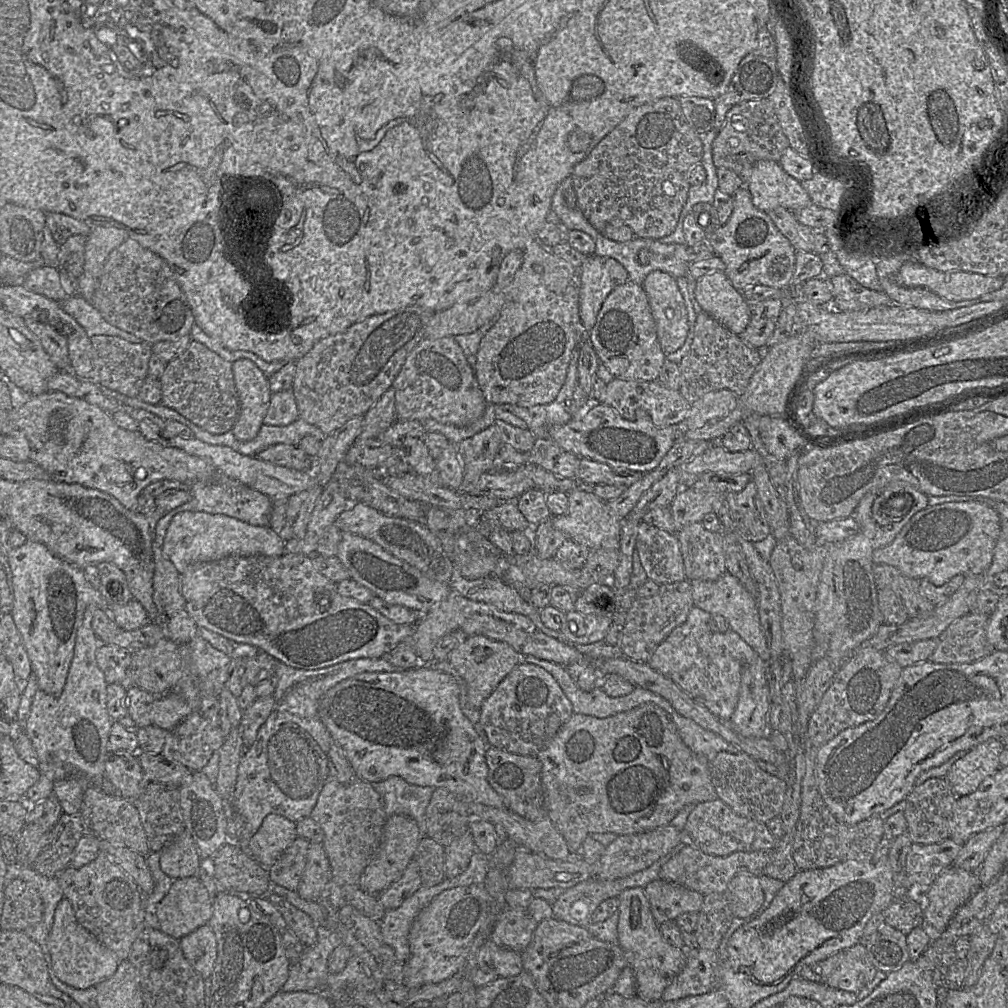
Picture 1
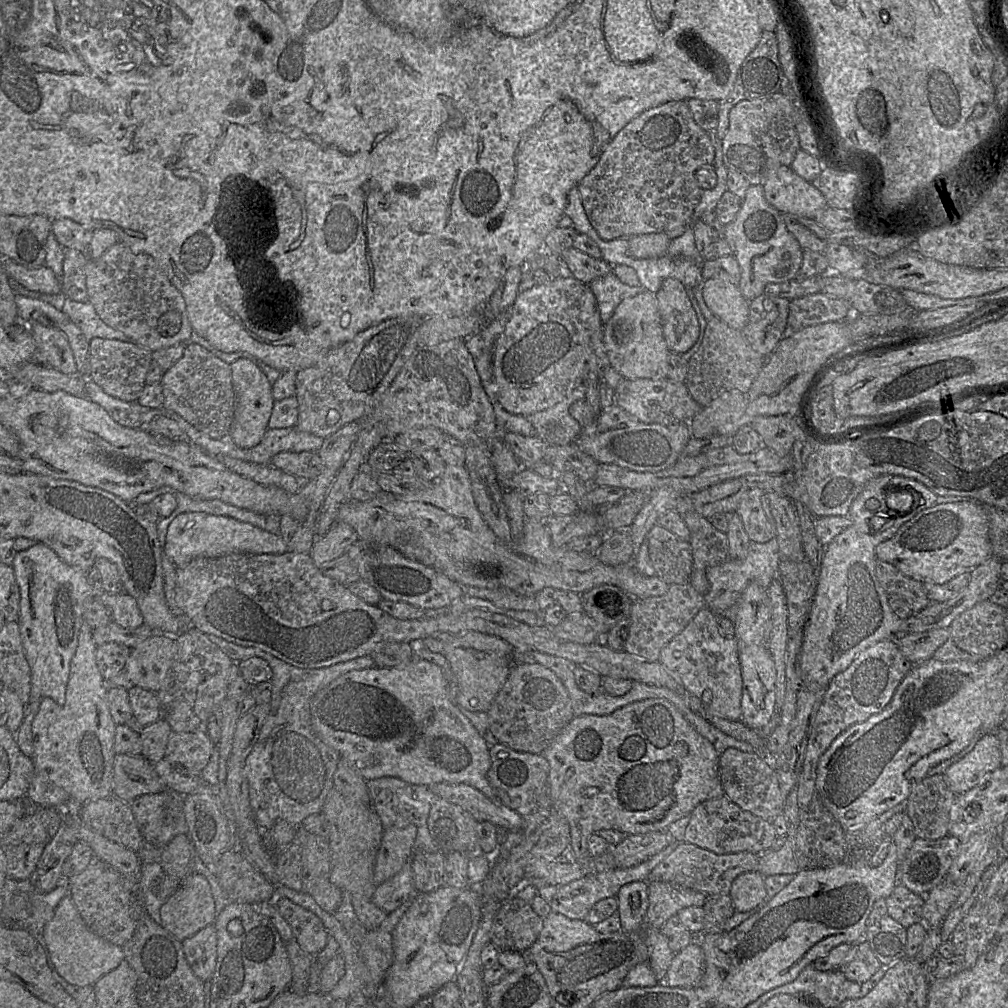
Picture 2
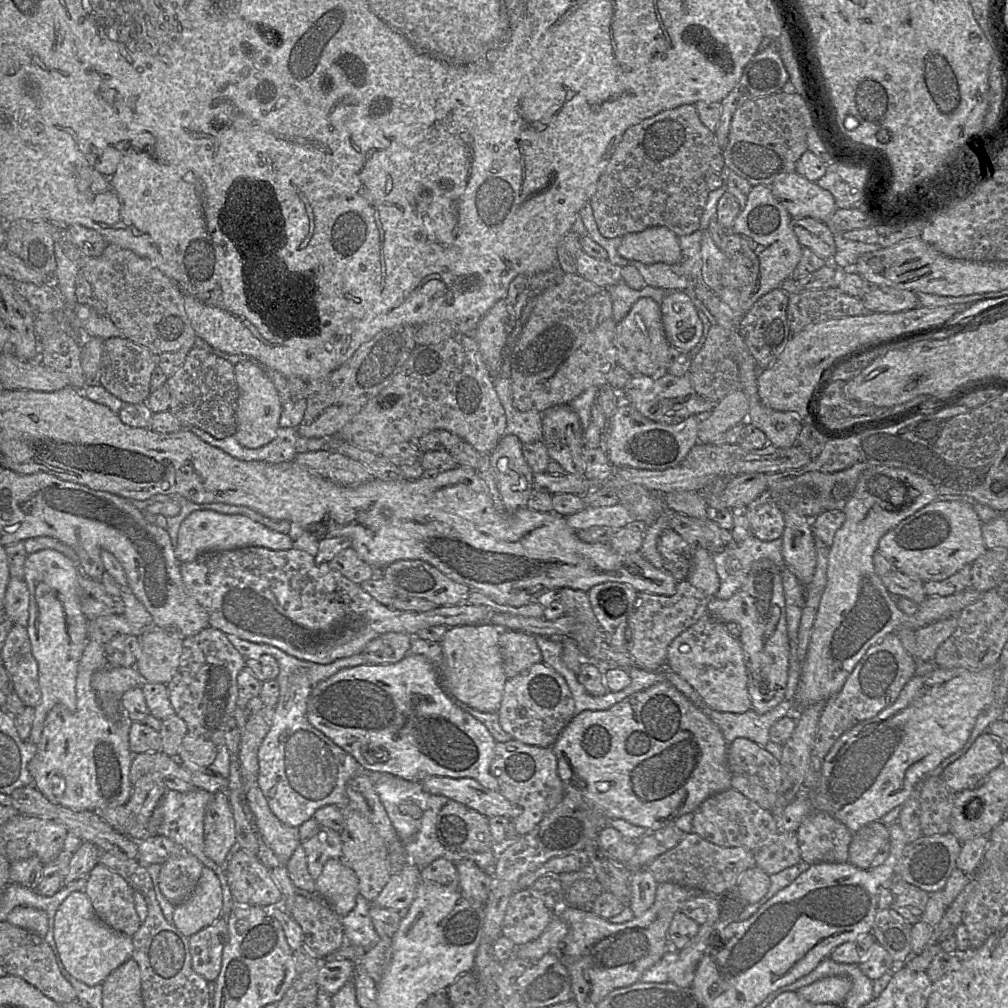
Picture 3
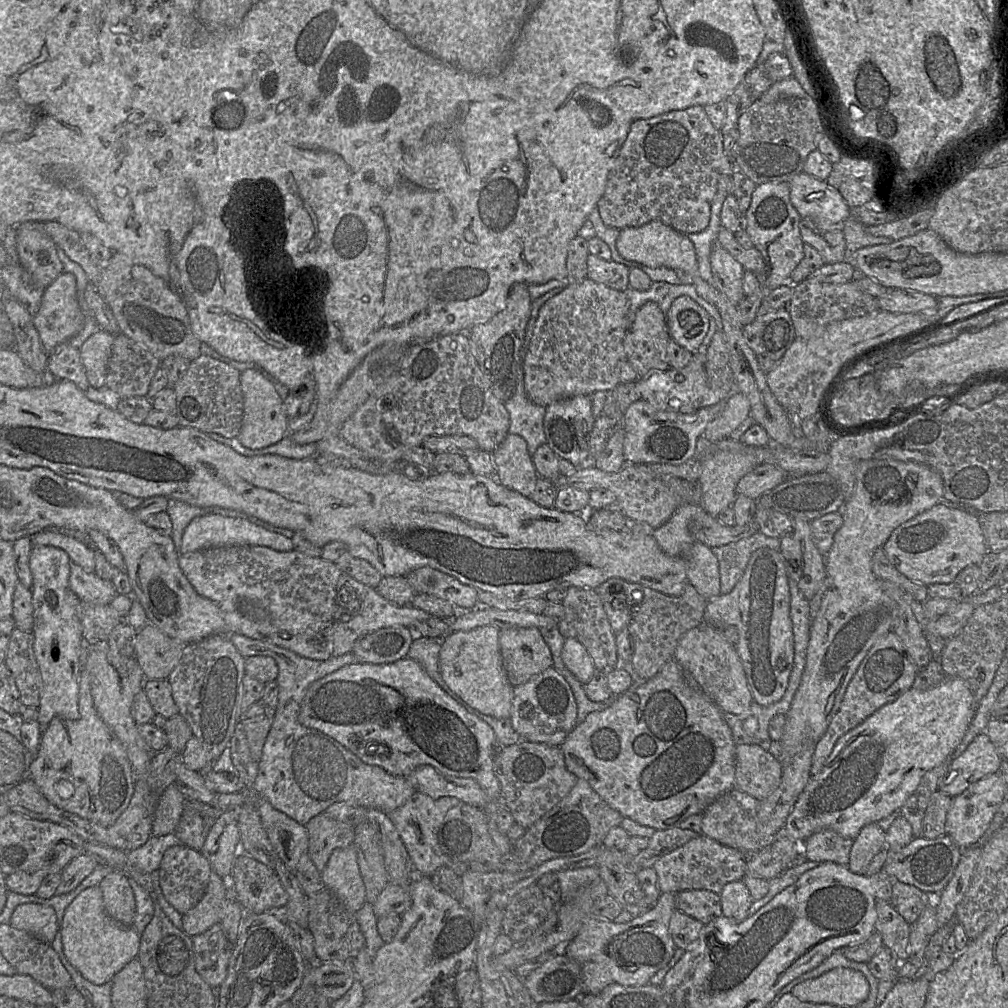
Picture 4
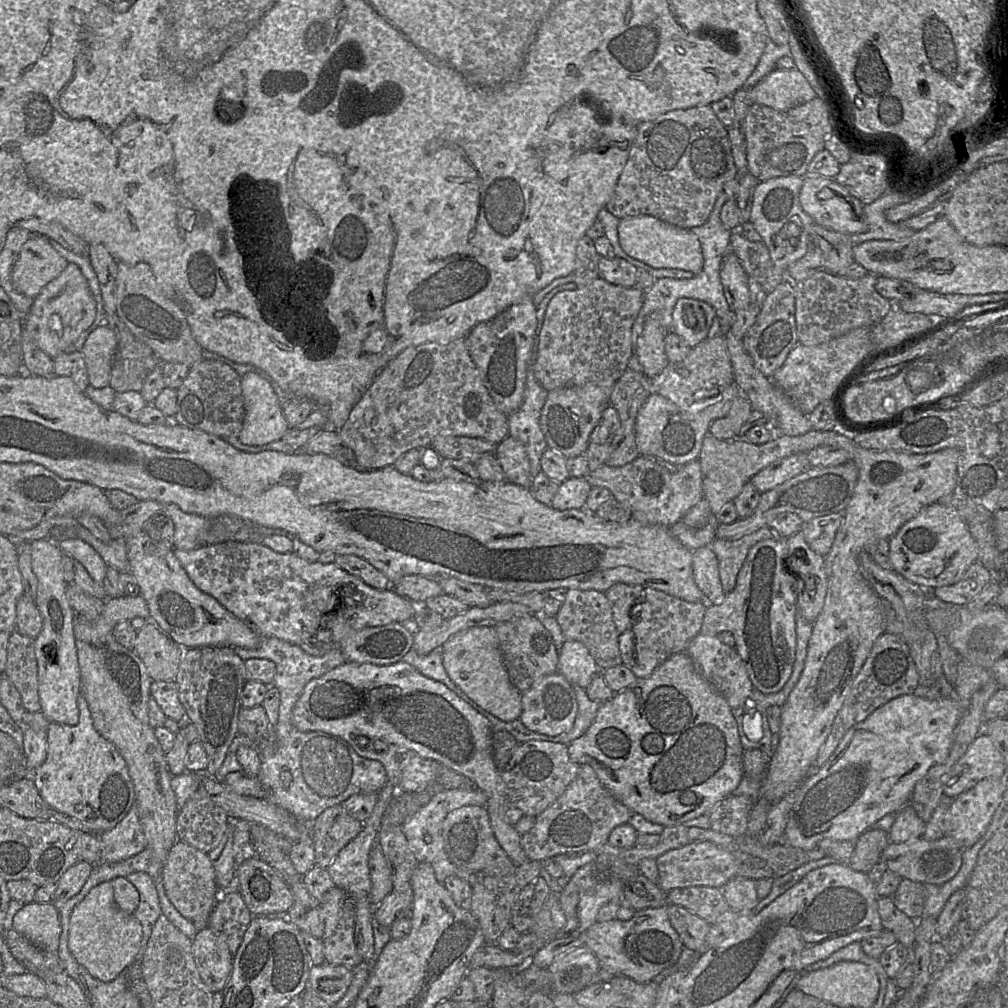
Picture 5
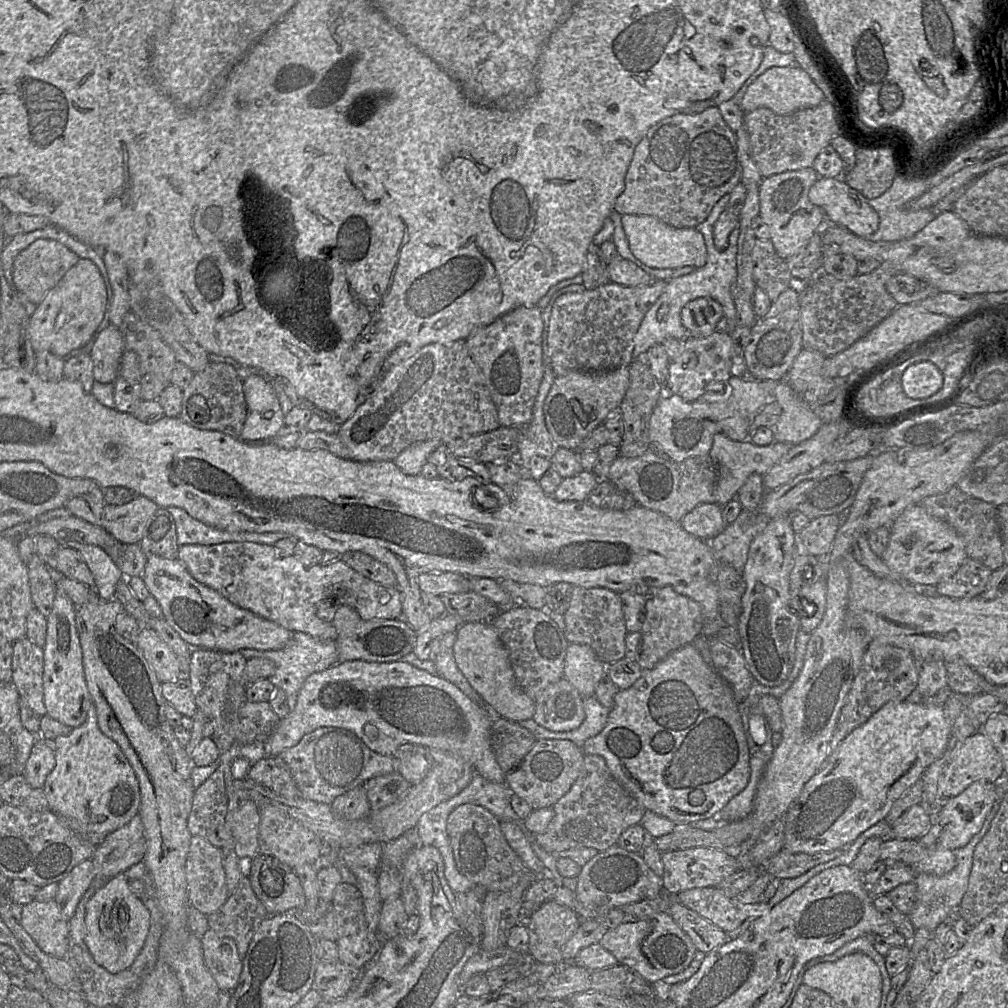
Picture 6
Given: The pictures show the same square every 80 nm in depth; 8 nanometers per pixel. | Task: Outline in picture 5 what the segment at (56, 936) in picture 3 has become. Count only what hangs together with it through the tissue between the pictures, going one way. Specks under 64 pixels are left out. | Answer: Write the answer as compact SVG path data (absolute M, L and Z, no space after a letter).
M106 881L93 887L70 916L68 948L76 961L102 982L114 980L136 960L142 941L142 925L121 911L113 896L113 884Z

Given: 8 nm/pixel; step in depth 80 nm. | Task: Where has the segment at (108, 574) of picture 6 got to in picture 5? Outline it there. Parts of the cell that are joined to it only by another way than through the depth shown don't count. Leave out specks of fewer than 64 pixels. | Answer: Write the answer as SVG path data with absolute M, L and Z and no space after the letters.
M64 538L55 540L64 555L69 555L79 561L98 584L102 584L108 565L100 554L80 538Z

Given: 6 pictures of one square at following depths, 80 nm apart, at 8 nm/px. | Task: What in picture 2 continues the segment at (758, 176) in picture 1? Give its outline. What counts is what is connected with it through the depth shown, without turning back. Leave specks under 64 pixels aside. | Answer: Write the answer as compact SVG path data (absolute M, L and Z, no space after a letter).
M788 166L770 172L762 186L767 202L781 213L814 218L827 207L823 194Z

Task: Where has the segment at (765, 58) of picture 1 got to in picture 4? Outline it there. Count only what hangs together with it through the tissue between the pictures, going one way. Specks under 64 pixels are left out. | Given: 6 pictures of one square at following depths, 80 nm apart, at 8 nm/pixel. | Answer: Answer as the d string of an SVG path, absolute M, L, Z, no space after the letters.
M772 53L762 64L754 66L725 99L726 116L720 129L726 156L733 163L739 138L738 120L744 111L758 100L773 84L793 75L785 54Z

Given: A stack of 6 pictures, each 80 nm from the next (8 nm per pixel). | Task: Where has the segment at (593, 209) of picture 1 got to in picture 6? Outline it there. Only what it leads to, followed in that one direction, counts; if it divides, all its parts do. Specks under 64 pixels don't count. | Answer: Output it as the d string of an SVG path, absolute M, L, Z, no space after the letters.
M717 107L697 114L675 114L653 125L635 147L624 190L613 209L621 215L651 215L673 227L694 228L706 220L719 199L730 195L740 183L741 176L736 134L725 123Z

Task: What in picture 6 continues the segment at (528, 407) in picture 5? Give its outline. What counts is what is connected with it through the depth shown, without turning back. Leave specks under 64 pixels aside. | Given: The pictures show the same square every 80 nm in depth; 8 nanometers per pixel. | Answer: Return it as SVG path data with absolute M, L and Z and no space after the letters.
M546 366L533 405L532 419L522 428L521 439L518 443L518 464L525 472L525 476L538 483L541 476L551 467L551 459L558 449L545 427L543 415L544 401L554 379L555 374L552 369Z

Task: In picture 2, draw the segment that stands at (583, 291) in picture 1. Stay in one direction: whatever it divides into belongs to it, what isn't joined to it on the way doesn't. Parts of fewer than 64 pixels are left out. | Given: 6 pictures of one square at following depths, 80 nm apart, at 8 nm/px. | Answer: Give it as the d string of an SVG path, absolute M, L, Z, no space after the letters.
M612 272L593 280L589 287L596 298L603 324L609 320L623 299L646 290L642 285L629 286L621 282Z

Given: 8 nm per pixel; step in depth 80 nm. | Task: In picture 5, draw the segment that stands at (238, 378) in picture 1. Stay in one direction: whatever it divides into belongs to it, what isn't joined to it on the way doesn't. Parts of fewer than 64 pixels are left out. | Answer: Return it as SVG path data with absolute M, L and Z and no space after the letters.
M256 372L245 373L241 378L245 417L238 435L240 442L250 446L261 446L282 439L289 430L283 407L271 383Z

